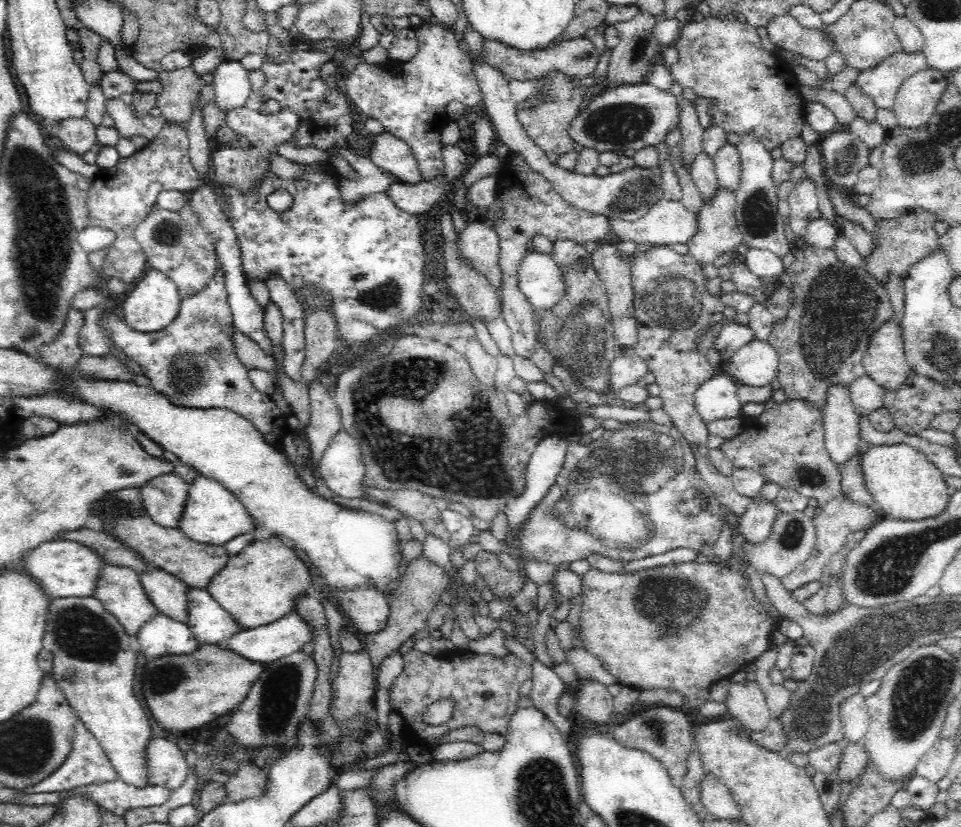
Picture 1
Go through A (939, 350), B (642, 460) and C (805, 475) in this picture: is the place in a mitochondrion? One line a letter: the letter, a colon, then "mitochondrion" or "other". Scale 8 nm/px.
A: mitochondrion
B: mitochondrion
C: mitochondrion

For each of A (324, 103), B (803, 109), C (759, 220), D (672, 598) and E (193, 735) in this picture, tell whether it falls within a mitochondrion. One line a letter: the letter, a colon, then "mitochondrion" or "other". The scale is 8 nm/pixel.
A: mitochondrion
B: other
C: mitochondrion
D: mitochondrion
E: other

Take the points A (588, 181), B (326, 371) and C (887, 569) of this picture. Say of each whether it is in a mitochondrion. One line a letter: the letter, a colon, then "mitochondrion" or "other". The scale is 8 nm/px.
A: other
B: other
C: mitochondrion

